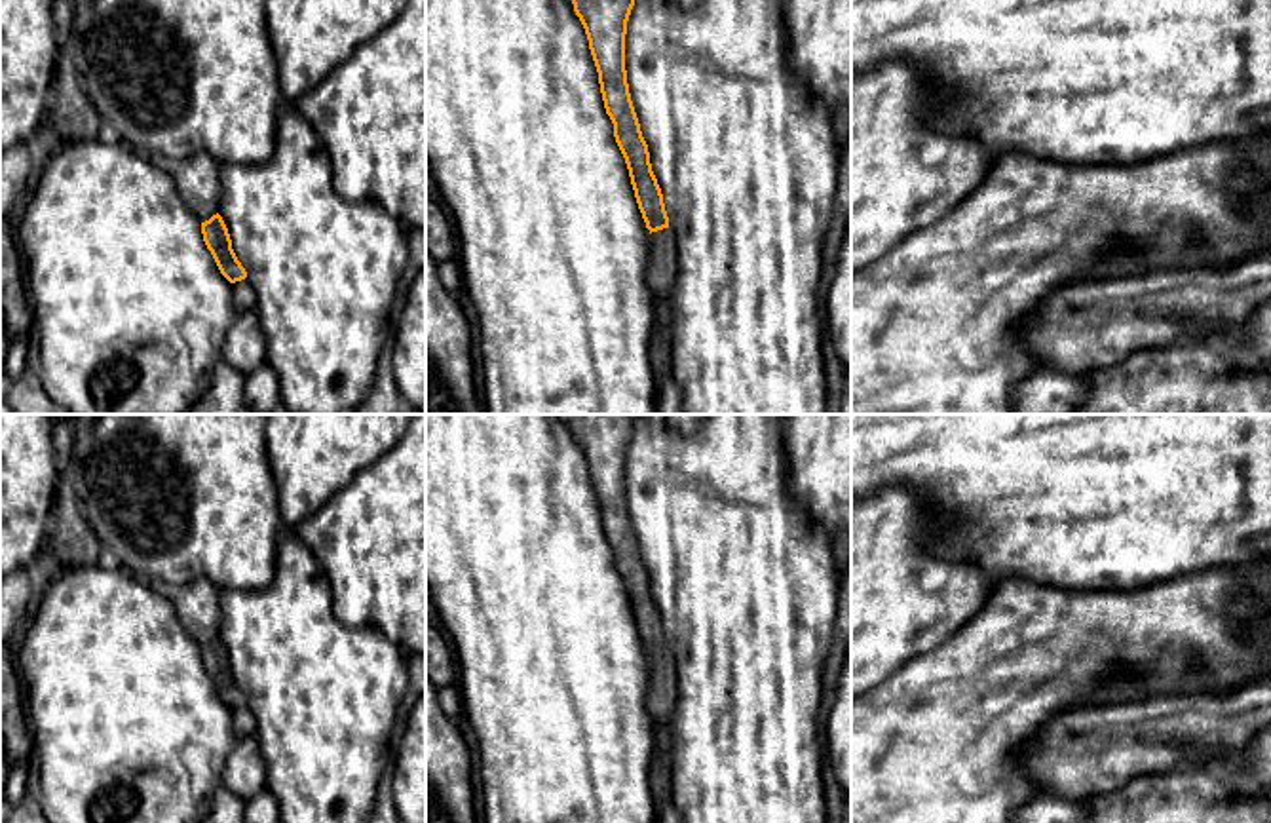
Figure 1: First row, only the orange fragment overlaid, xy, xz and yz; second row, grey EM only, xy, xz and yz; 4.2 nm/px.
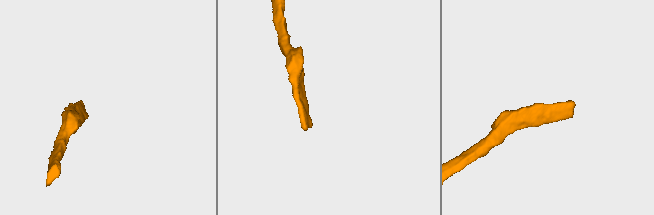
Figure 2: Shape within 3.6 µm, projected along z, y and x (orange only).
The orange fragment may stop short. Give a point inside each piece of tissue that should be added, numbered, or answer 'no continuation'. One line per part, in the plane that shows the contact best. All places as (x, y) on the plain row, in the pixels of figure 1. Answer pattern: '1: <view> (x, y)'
1: xz (662, 696)

